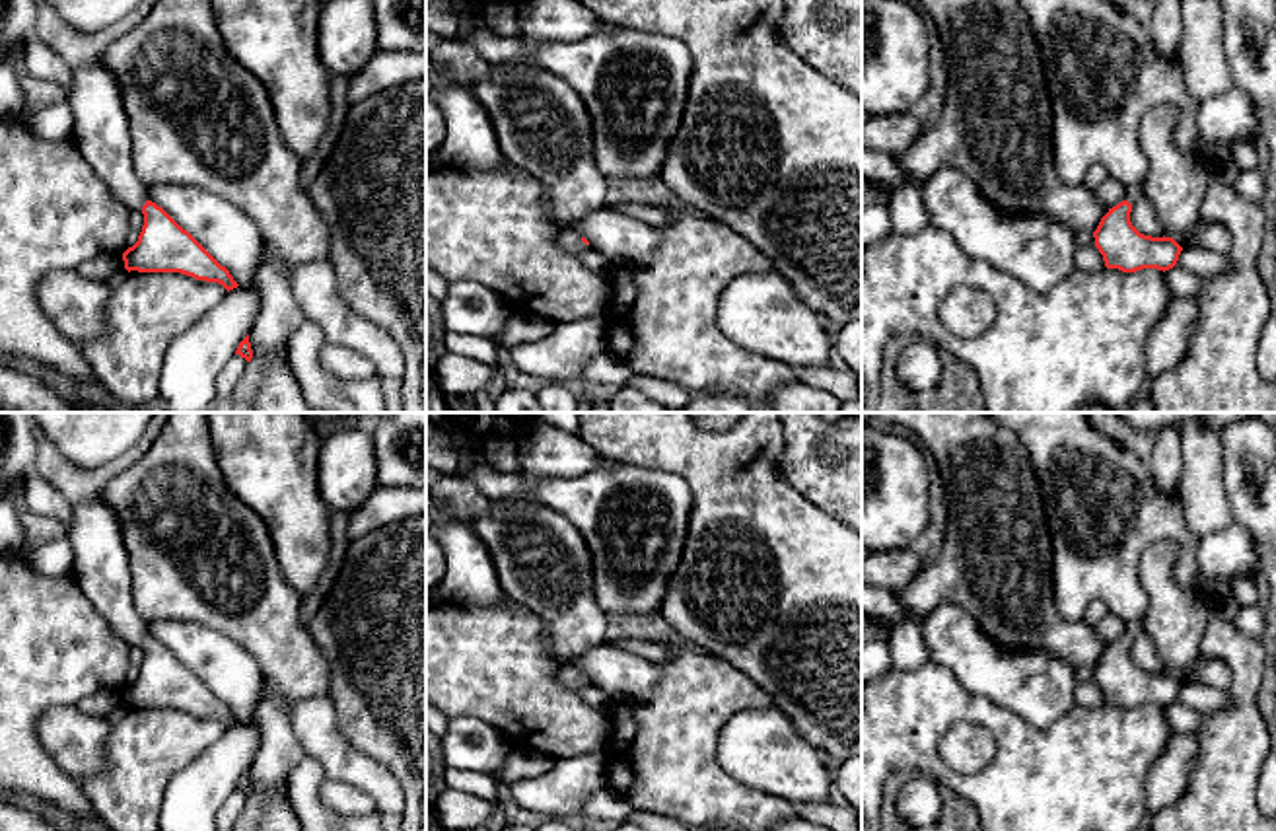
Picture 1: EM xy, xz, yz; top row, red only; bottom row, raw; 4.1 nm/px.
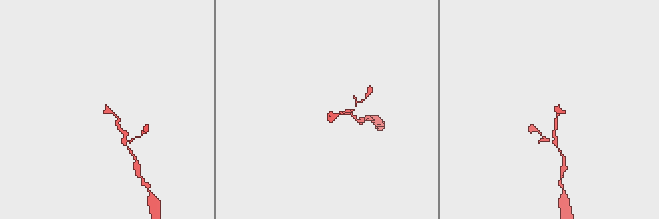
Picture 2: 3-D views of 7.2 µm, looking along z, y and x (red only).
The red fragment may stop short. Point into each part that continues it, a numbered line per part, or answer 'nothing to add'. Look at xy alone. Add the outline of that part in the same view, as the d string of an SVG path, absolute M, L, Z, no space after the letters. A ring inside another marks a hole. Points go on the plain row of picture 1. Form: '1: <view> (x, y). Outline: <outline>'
1: xy (102, 571). Outline: M99 492L72 504L66 539L74 549L72 576L88 601L130 646L142 646L148 621L132 605L132 572L121 520Z

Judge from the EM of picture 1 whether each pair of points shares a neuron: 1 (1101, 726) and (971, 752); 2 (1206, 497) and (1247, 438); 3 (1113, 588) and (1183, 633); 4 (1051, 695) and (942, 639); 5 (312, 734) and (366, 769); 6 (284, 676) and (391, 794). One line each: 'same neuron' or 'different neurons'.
1: different neurons
2: different neurons
3: different neurons
4: same neuron
5: same neuron
6: different neurons

